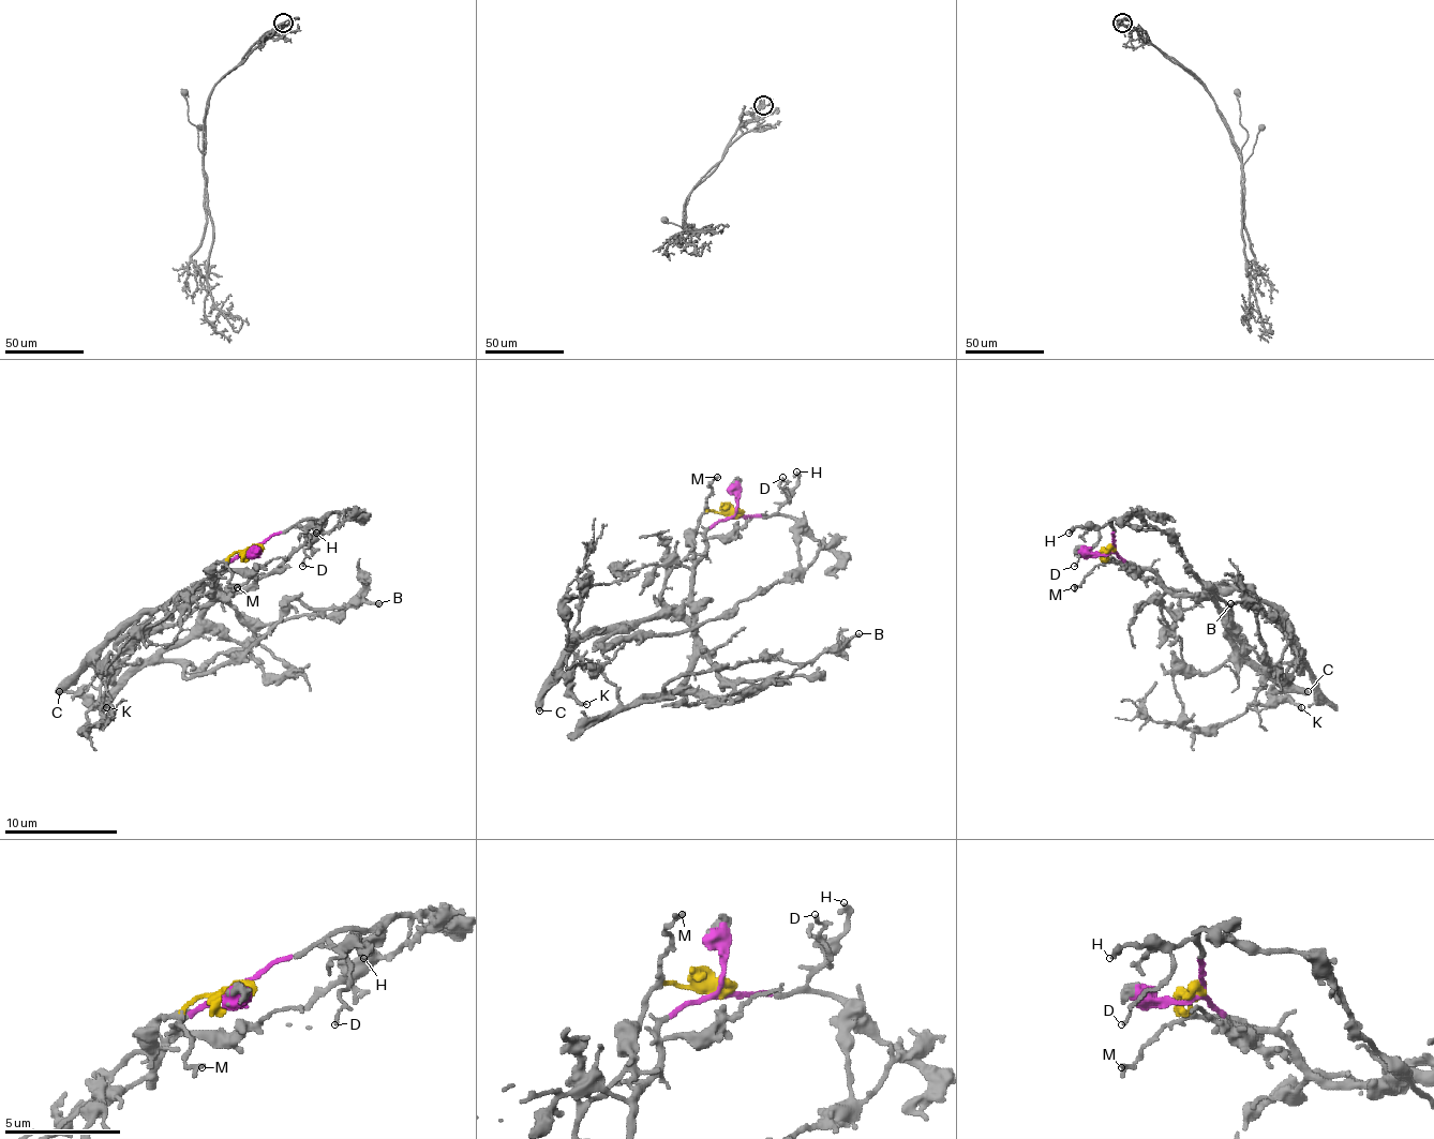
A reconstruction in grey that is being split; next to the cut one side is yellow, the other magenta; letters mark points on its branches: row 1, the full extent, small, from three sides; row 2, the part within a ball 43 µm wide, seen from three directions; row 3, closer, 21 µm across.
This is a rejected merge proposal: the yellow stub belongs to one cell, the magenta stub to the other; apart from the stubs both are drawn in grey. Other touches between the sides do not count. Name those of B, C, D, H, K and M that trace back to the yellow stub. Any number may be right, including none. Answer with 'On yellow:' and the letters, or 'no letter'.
On yellow: C, K, M

